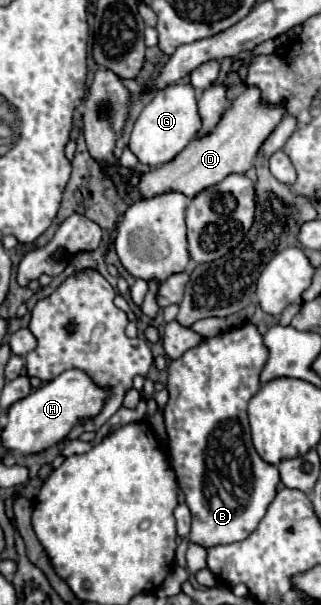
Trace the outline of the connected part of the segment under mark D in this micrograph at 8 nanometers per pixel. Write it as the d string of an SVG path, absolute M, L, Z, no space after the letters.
M242 88L234 104L224 112L216 130L204 138L190 142L172 162L154 168L154 174L144 174L138 184L138 194L142 194L142 198L150 198L152 194L162 194L164 190L180 190L188 194L188 198L192 198L200 190L224 180L232 172L244 174L248 168L252 168L258 148L278 126L282 116L282 106L262 104L260 92L256 88Z

